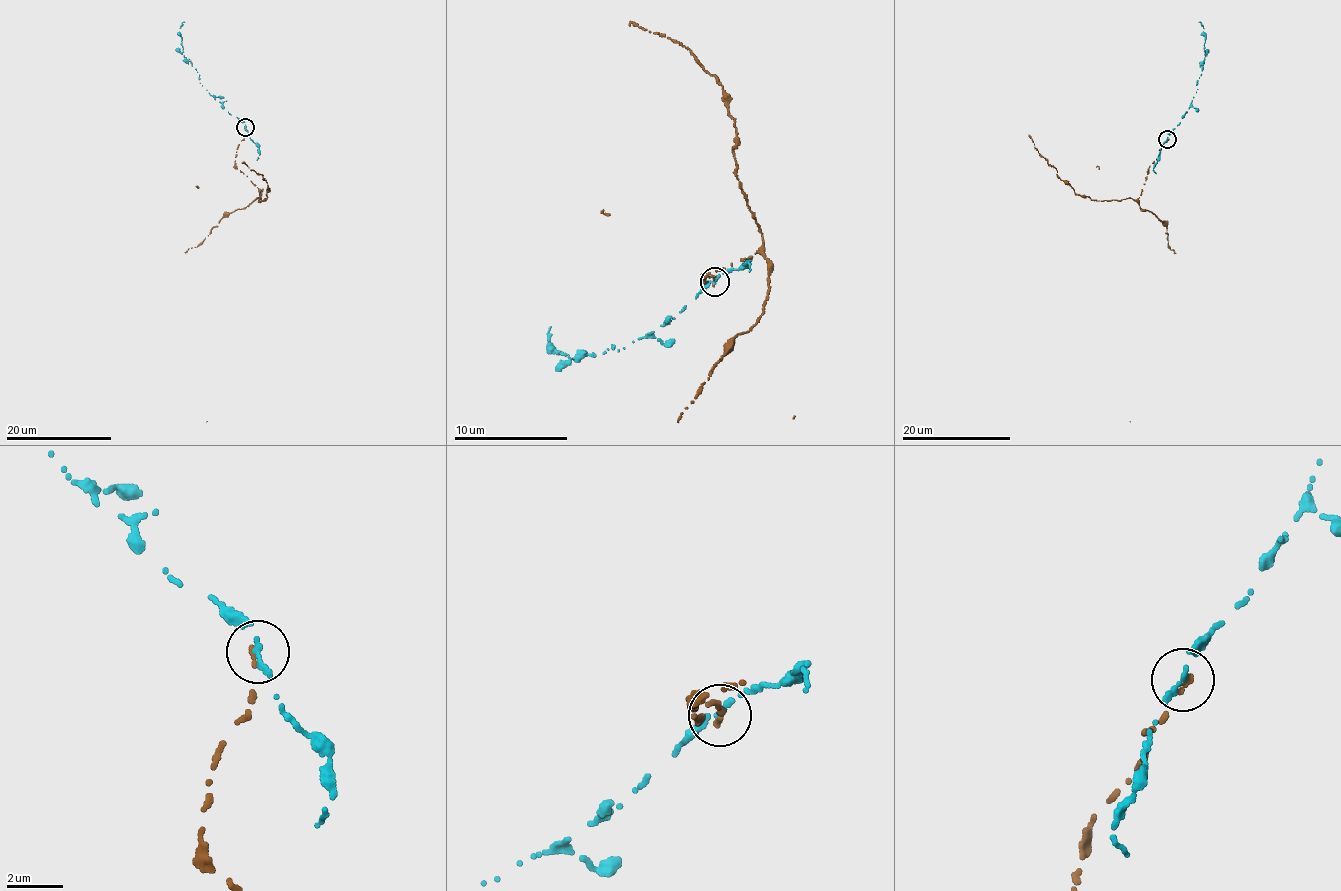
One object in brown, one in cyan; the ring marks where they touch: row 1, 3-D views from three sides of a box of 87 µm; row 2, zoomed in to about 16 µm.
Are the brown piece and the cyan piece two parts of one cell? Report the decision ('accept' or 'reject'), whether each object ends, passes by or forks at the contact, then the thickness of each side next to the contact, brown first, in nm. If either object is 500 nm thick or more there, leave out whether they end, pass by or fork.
reject; brown ends there; cyan ends there; 180 nm thick on the brown side, 240 nm on the other

